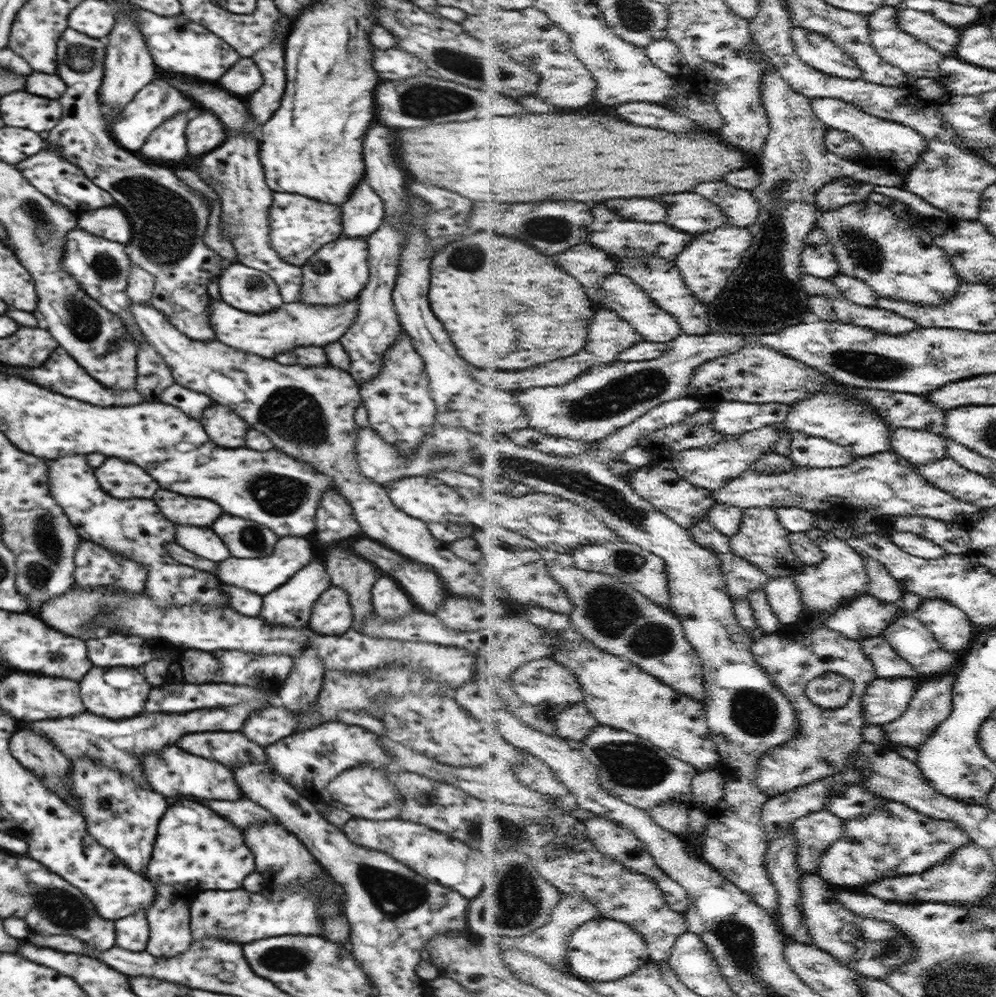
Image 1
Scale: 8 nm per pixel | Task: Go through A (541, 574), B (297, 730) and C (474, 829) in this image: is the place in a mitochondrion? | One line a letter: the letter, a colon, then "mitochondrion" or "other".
A: other
B: other
C: mitochondrion

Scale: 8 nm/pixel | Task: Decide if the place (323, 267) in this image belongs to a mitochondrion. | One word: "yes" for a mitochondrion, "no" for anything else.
no

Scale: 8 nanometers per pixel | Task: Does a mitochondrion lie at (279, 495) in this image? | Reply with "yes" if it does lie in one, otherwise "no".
yes

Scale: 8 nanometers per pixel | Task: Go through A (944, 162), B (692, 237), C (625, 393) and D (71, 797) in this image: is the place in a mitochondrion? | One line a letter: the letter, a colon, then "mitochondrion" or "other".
A: mitochondrion
B: other
C: mitochondrion
D: other

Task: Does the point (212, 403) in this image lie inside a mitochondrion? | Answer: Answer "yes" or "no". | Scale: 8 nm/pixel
no

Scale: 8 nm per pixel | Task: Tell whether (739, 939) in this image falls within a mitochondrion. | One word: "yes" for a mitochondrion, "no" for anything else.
yes

